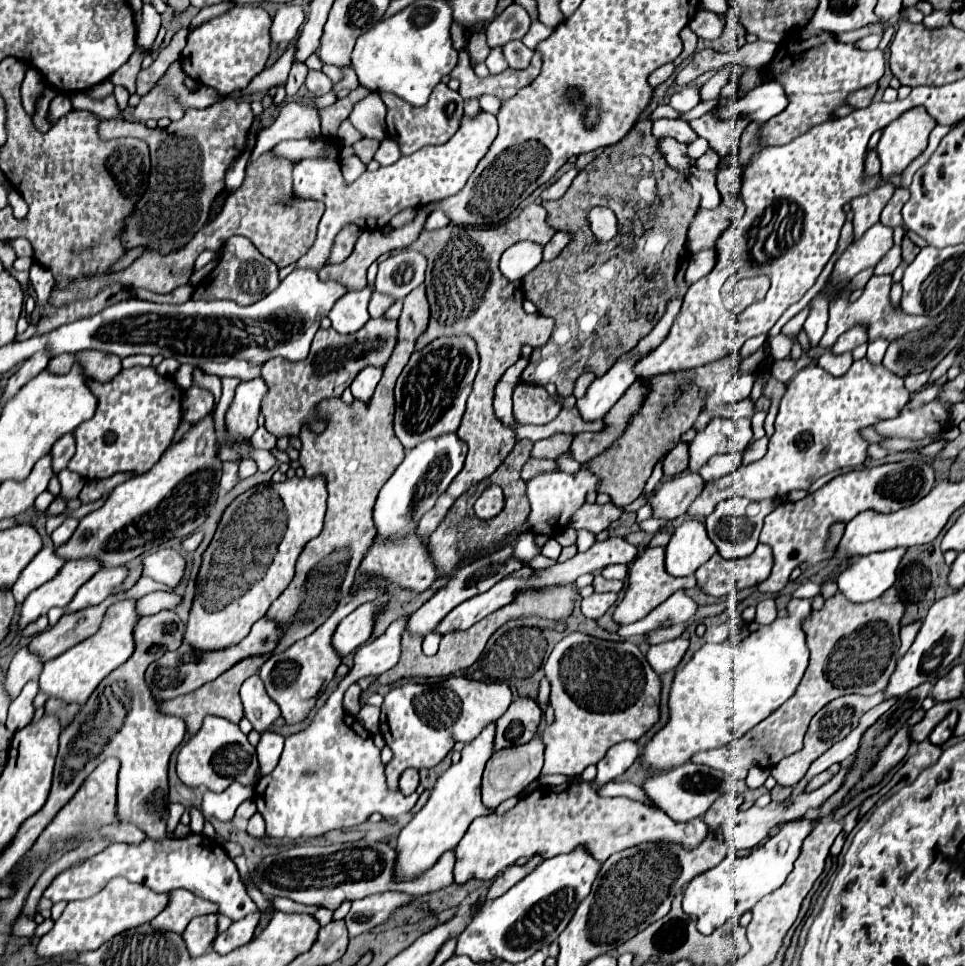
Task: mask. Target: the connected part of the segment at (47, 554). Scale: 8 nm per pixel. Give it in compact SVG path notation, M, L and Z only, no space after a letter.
M44 547L40 549L40 553L30 561L30 565L20 573L18 581L12 587L12 594L16 599L17 605L24 601L24 597L34 591L36 587L44 585L46 581L50 581L64 565L64 559L56 557L52 549Z

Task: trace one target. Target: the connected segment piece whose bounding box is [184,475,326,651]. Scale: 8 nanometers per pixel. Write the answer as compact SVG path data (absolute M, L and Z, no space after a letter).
M292 477L282 483L270 481L256 485L236 497L222 513L216 533L202 555L202 565L196 577L196 595L192 601L188 627L184 639L200 651L220 651L228 649L250 633L252 625L262 619L272 605L272 601L282 593L282 589L294 577L294 565L304 545L322 531L322 521L326 513L326 479L316 477Z

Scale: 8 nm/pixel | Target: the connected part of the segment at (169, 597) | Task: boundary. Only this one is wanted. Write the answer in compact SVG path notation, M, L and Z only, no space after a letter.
M152 591L136 601L138 615L152 615L160 609L174 609L180 603L180 595L168 591Z

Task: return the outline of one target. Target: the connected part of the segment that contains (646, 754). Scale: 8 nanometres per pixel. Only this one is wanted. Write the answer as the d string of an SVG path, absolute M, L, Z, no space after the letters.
M796 599L788 601L788 615L776 617L768 625L756 625L752 631L746 627L736 635L728 637L724 643L706 643L702 645L692 659L680 667L674 675L668 707L670 717L668 723L642 747L640 763L644 771L668 771L676 765L684 765L690 761L692 755L700 751L710 751L730 741L744 737L754 725L766 719L774 709L778 709L786 699L790 699L806 671L808 665L808 645L804 633L804 621L812 613L812 599Z

